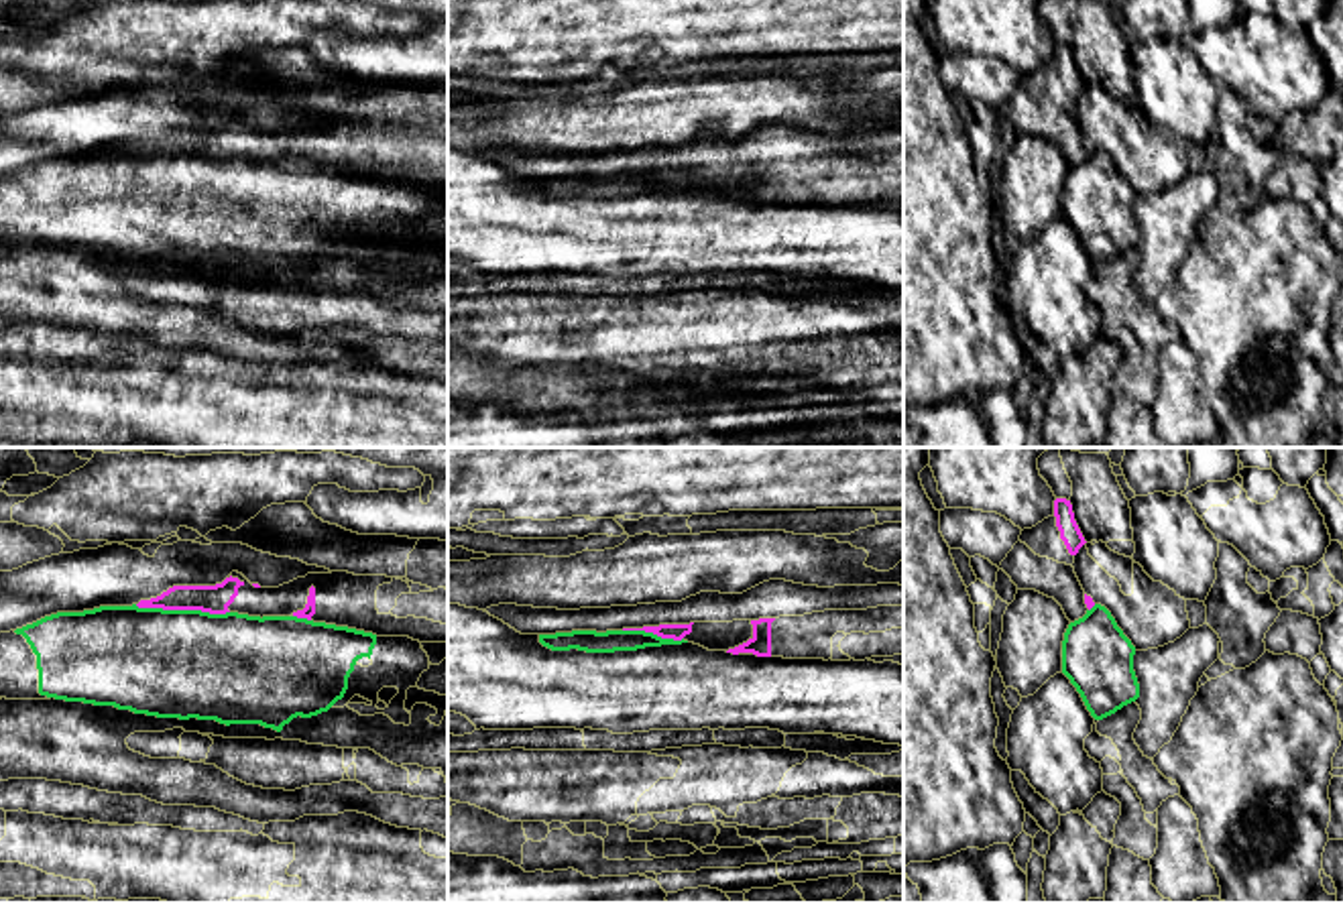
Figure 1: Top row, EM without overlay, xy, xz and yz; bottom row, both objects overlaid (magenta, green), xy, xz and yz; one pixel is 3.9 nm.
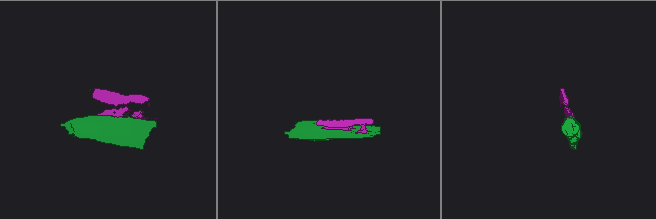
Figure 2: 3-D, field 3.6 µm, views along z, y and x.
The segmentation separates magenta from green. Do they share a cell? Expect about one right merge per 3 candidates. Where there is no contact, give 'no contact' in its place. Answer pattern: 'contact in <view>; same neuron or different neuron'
contact in xy; different neuron

